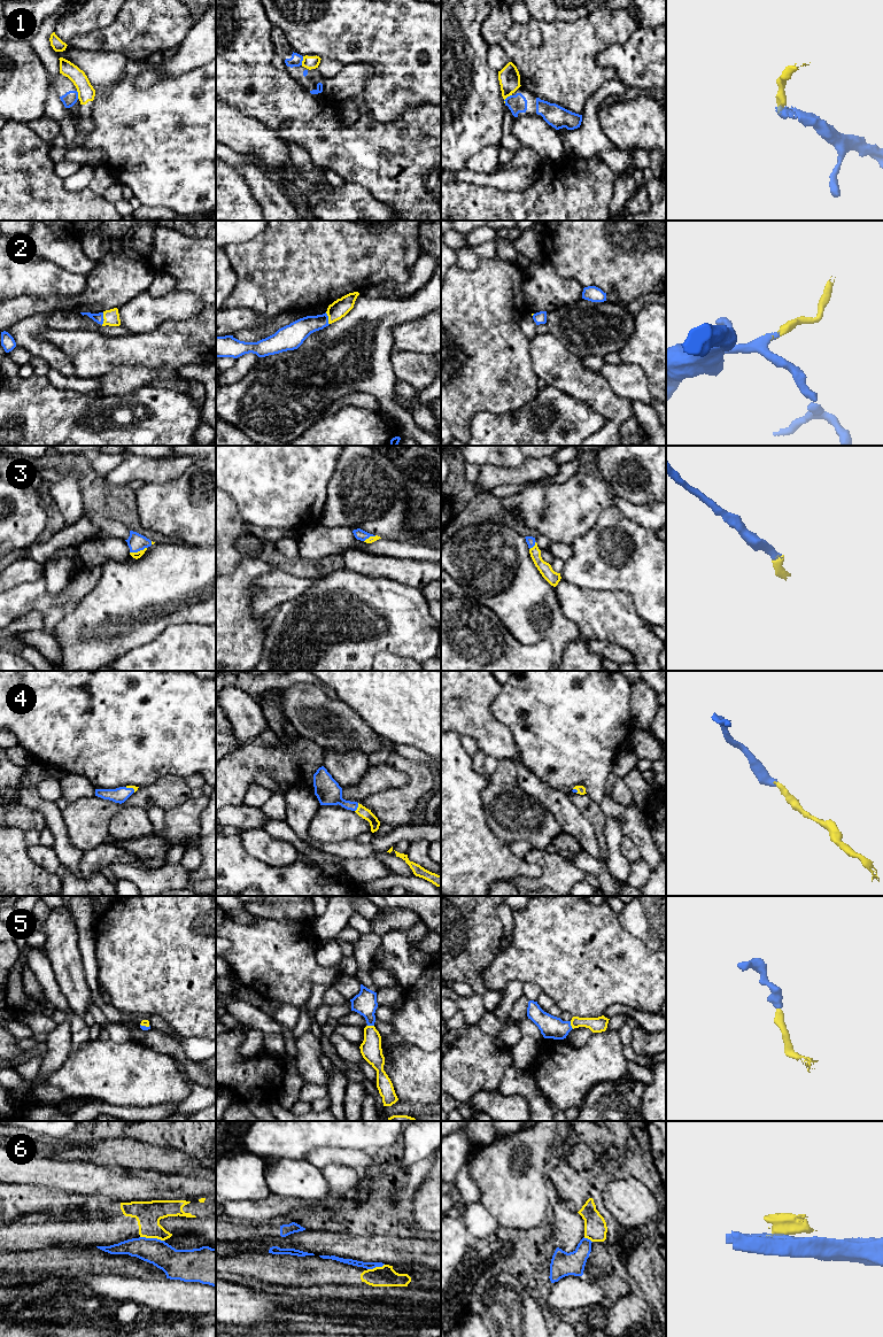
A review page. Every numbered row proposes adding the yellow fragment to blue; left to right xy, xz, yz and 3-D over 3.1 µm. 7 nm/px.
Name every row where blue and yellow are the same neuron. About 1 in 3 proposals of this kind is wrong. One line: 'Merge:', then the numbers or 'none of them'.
Merge: 2, 3, 4, 5

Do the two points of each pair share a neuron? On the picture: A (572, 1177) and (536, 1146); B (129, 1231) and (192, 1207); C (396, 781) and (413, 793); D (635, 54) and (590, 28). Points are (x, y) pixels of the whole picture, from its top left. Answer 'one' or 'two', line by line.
A: two
B: one
C: two
D: two

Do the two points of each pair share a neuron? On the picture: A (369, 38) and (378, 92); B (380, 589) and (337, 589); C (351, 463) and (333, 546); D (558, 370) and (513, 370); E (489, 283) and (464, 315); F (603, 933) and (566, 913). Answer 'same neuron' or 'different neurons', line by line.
A: same neuron
B: same neuron
C: different neurons
D: different neurons
E: same neuron
F: same neuron

